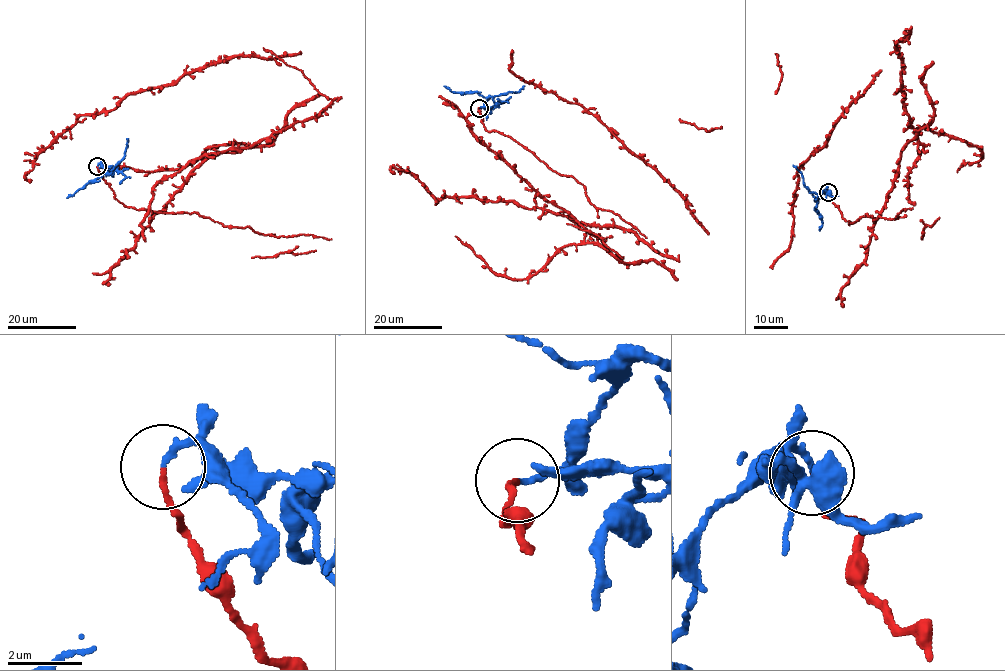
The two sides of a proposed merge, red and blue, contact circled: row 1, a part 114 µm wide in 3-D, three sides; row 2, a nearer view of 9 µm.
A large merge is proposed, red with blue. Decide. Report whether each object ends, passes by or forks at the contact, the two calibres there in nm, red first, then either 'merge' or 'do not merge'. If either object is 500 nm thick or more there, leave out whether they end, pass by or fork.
red ends there; blue ends there; 130 nm thick on the red side, 160 nm on the other; do not merge

